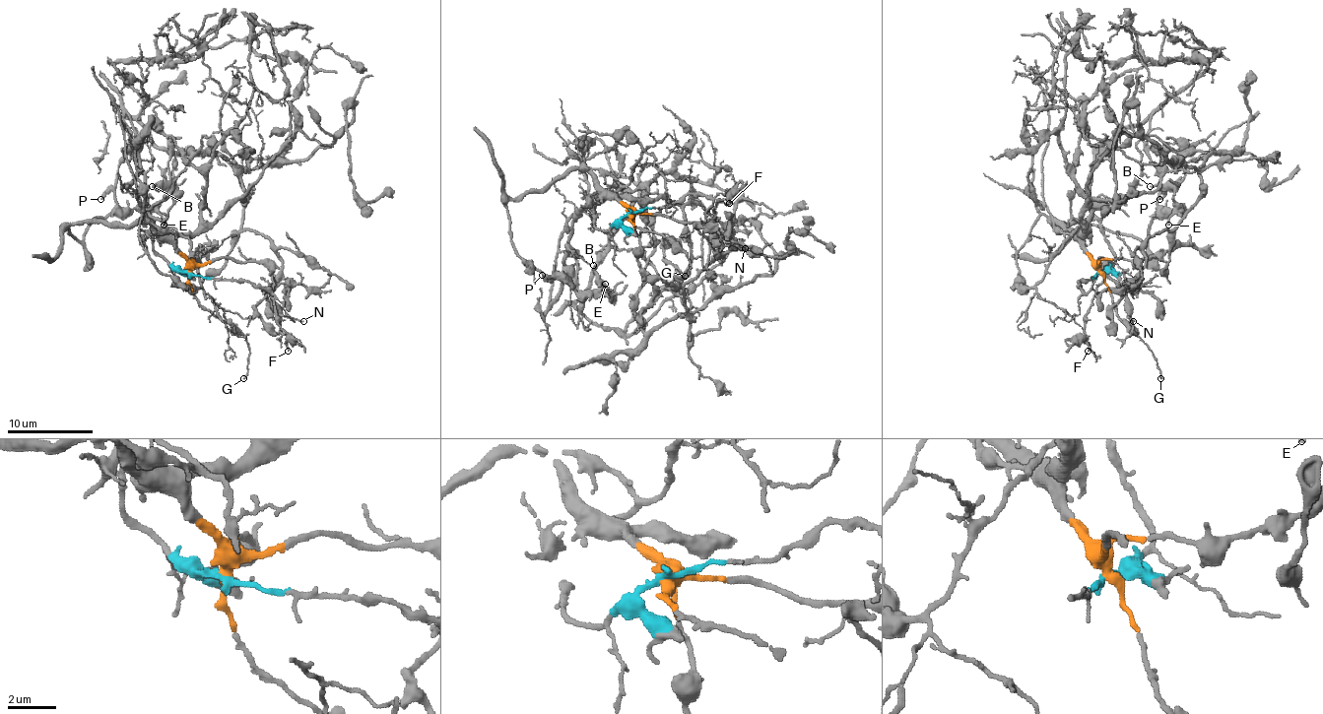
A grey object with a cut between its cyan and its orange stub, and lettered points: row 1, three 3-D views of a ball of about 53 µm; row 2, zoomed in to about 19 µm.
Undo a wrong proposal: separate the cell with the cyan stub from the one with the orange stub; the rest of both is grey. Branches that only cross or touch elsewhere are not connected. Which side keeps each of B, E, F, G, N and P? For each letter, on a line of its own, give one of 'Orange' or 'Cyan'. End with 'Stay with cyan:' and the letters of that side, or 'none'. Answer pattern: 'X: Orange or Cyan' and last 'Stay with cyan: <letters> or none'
B: Orange
E: Orange
F: Orange
G: Orange
N: Orange
P: Orange
Stay with cyan: none

